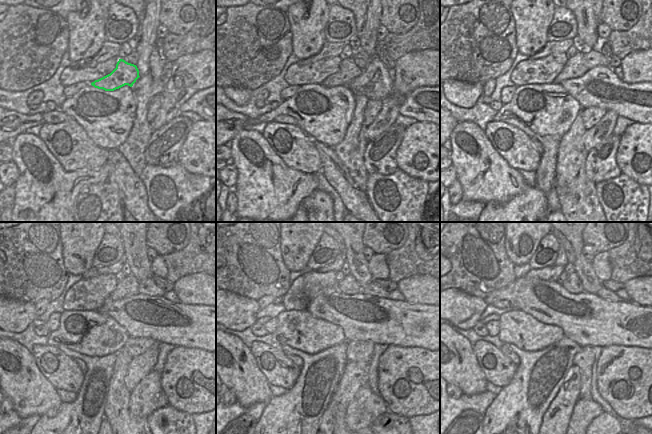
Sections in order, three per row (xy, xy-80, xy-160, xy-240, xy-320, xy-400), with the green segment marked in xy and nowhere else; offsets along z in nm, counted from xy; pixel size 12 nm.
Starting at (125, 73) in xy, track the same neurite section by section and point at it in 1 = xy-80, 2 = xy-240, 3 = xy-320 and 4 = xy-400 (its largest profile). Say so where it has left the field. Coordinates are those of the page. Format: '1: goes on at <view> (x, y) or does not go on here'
1: goes on at xy-80 (348, 71)
2: goes on at xy-240 (128, 286)
3: goes on at xy-320 (348, 285)
4: goes on at xy-400 (572, 283)

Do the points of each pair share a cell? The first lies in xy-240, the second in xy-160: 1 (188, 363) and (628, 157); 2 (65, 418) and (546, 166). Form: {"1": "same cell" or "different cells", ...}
{"1": "same cell", "2": "same cell"}

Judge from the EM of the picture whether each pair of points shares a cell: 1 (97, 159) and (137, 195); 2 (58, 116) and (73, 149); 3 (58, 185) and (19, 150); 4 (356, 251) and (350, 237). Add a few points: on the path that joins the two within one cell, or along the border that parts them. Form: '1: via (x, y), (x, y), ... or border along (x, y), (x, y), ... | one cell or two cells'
1: border along (108, 150), (108, 158), (106, 160) | two cells
2: border along (69, 116), (61, 122), (44, 123) | two cells
3: via (45, 185), (30, 174), (29, 163) | one cell
4: via (354, 248), (353, 240) | one cell

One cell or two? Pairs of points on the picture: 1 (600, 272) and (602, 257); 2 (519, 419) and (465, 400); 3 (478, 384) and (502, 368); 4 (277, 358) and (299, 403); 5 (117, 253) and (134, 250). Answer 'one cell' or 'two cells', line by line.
1: one cell
2: two cells
3: two cells
4: two cells
5: two cells

